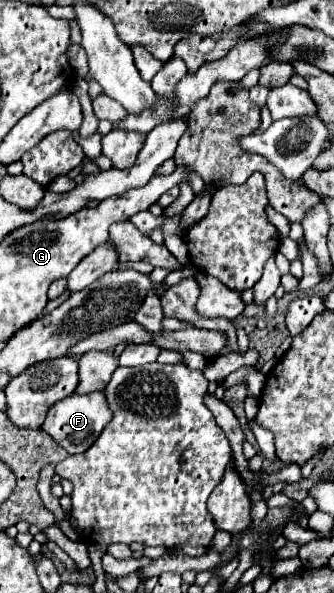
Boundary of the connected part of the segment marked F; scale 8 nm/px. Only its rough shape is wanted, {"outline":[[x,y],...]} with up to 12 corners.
{"outline":[[104,393],[70,395],[42,429],[84,453],[108,423]]}

